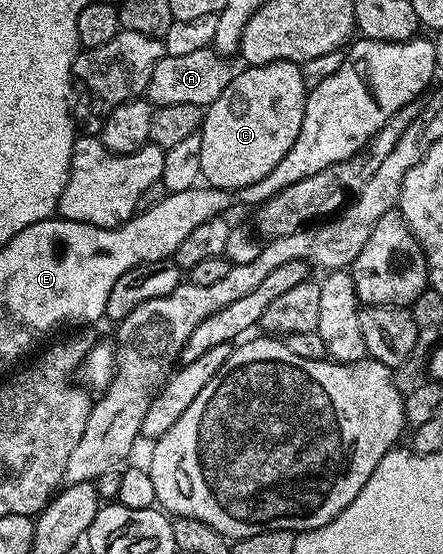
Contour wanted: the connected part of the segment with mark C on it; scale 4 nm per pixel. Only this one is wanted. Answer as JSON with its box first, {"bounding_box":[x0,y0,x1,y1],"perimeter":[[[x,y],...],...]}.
{"bounding_box":[198,61,309,191],"perimeter":[[[274,61],[268,65],[252,65],[244,70],[244,73],[242,71],[236,72],[229,87],[225,87],[225,91],[221,91],[221,95],[217,95],[217,99],[211,105],[206,106],[203,123],[198,131],[201,135],[201,177],[213,189],[242,191],[245,187],[265,179],[265,175],[269,175],[269,171],[273,171],[273,167],[277,167],[277,163],[281,163],[281,159],[285,159],[289,147],[293,147],[293,143],[297,139],[297,131],[301,131],[301,119],[305,115],[305,103],[309,92],[307,84],[303,82],[302,68],[293,61]]]}

